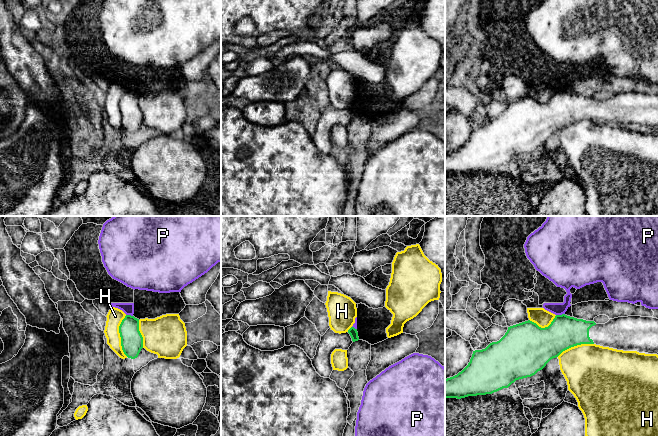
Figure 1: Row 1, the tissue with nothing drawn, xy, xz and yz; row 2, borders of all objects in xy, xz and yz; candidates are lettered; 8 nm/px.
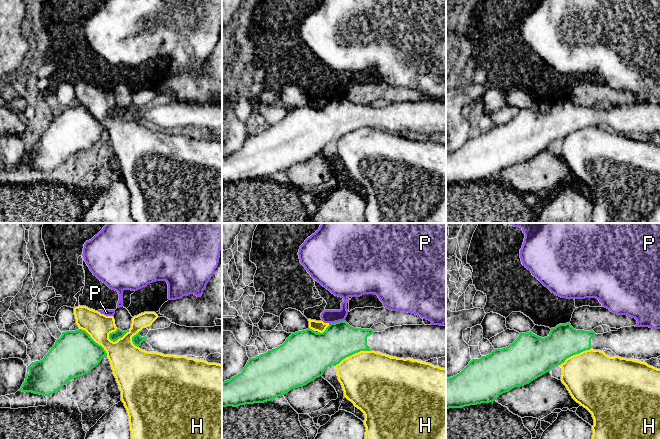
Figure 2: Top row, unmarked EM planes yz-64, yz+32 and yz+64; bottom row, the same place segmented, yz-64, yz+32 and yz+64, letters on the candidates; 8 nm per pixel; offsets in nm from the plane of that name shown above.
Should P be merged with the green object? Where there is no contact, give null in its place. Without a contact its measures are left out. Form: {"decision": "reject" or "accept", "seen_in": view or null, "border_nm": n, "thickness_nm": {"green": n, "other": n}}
{"decision": "reject", "seen_in": "yz", "border_nm": 70, "thickness_nm": {"green": 260, "other": 100}}

